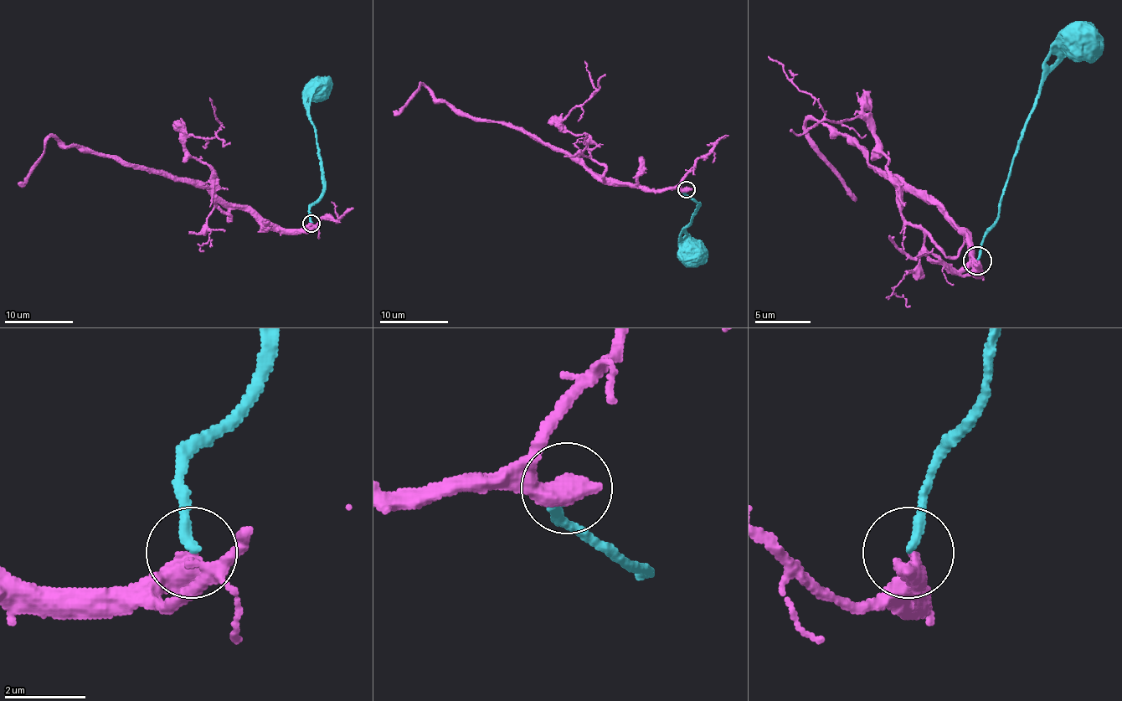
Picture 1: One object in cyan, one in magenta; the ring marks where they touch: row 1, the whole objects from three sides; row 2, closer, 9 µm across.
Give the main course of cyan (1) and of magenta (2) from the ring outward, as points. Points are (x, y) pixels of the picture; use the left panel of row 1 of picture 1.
1: (311, 224), (311, 206), (322, 191), (322, 163), (306, 98), (316, 88)
2: (311, 224), (270, 229), (249, 211), (224, 208), (188, 181), (84, 153), (51, 136), (18, 186)

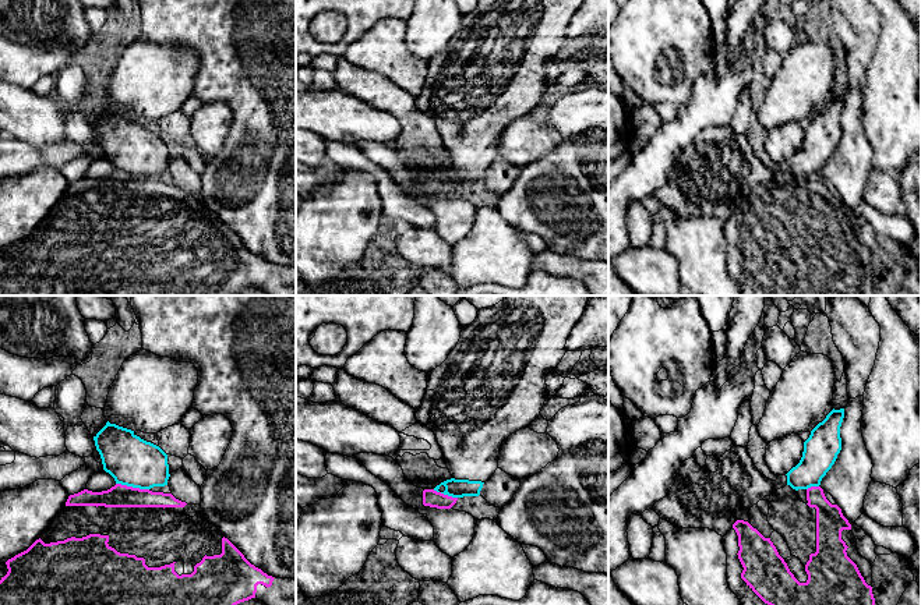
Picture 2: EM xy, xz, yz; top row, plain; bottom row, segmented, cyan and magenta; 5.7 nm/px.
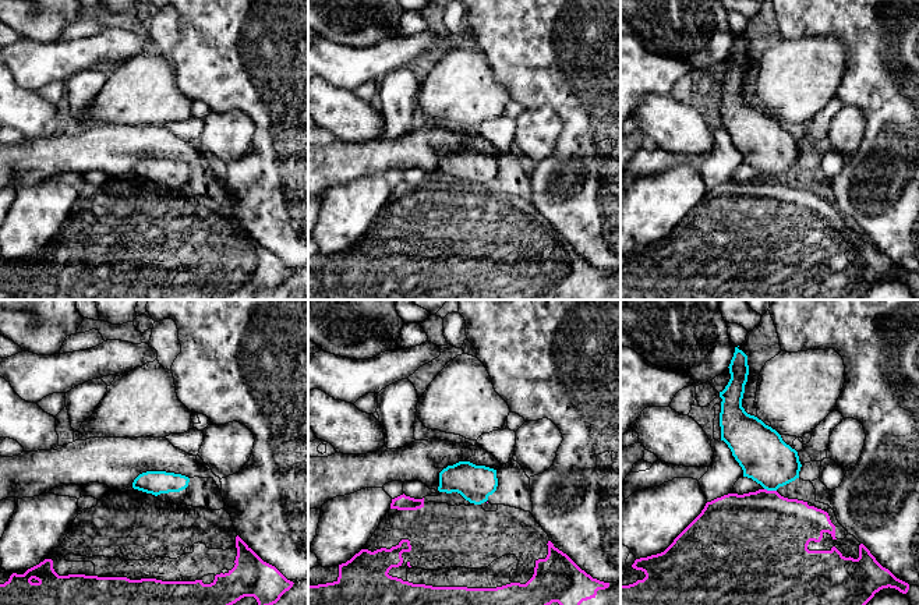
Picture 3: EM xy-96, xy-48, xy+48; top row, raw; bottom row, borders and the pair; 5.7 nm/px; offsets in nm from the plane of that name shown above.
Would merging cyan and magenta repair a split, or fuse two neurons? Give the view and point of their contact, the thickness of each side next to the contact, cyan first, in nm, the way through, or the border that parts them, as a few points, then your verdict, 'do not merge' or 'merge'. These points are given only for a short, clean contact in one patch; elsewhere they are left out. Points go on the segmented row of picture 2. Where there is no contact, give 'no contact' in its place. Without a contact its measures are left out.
meets cyan in xy at (133, 487); 280 nm thick on the cyan side, 130 nm on the other; border along xy (116, 483), (148, 489); do not merge

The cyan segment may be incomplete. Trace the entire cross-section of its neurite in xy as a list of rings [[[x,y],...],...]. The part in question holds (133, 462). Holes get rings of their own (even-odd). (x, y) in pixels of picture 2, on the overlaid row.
[[[116,424],[106,425],[93,436],[103,470],[116,484],[151,489],[167,485],[167,454],[156,445]]]

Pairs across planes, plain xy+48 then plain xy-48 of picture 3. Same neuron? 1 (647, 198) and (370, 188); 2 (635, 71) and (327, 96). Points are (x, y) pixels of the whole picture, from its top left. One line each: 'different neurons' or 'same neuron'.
1: same neuron
2: different neurons

